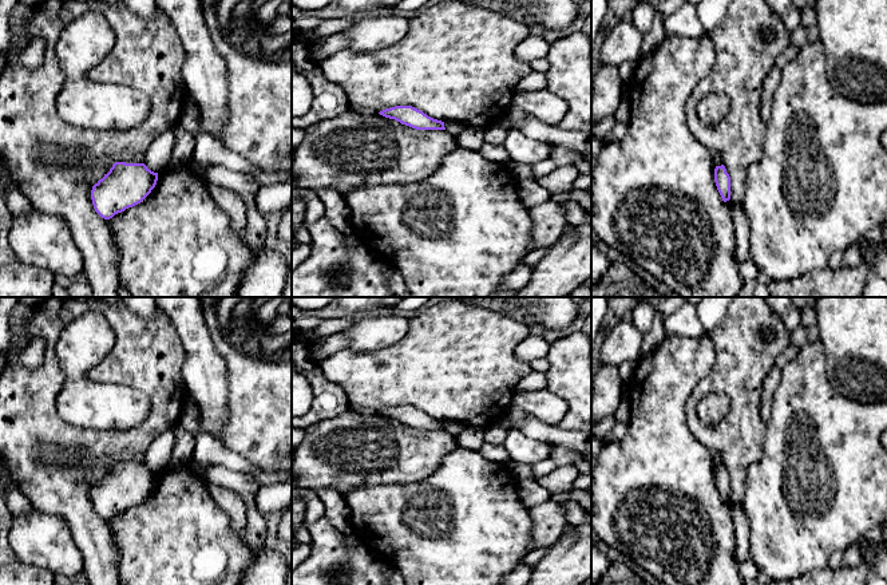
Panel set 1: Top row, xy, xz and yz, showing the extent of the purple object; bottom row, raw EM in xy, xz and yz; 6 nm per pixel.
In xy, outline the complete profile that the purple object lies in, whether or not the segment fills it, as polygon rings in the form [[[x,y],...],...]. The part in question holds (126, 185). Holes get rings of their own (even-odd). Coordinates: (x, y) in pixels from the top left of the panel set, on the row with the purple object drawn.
[[[115,162],[91,190],[95,212],[104,220],[140,203],[155,187],[158,173],[144,163]]]

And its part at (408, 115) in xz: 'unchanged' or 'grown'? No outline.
unchanged

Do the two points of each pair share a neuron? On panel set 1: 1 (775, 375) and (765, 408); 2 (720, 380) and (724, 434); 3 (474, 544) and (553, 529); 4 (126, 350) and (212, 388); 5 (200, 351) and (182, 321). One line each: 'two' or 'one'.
1: one
2: one
3: two
4: two
5: one

